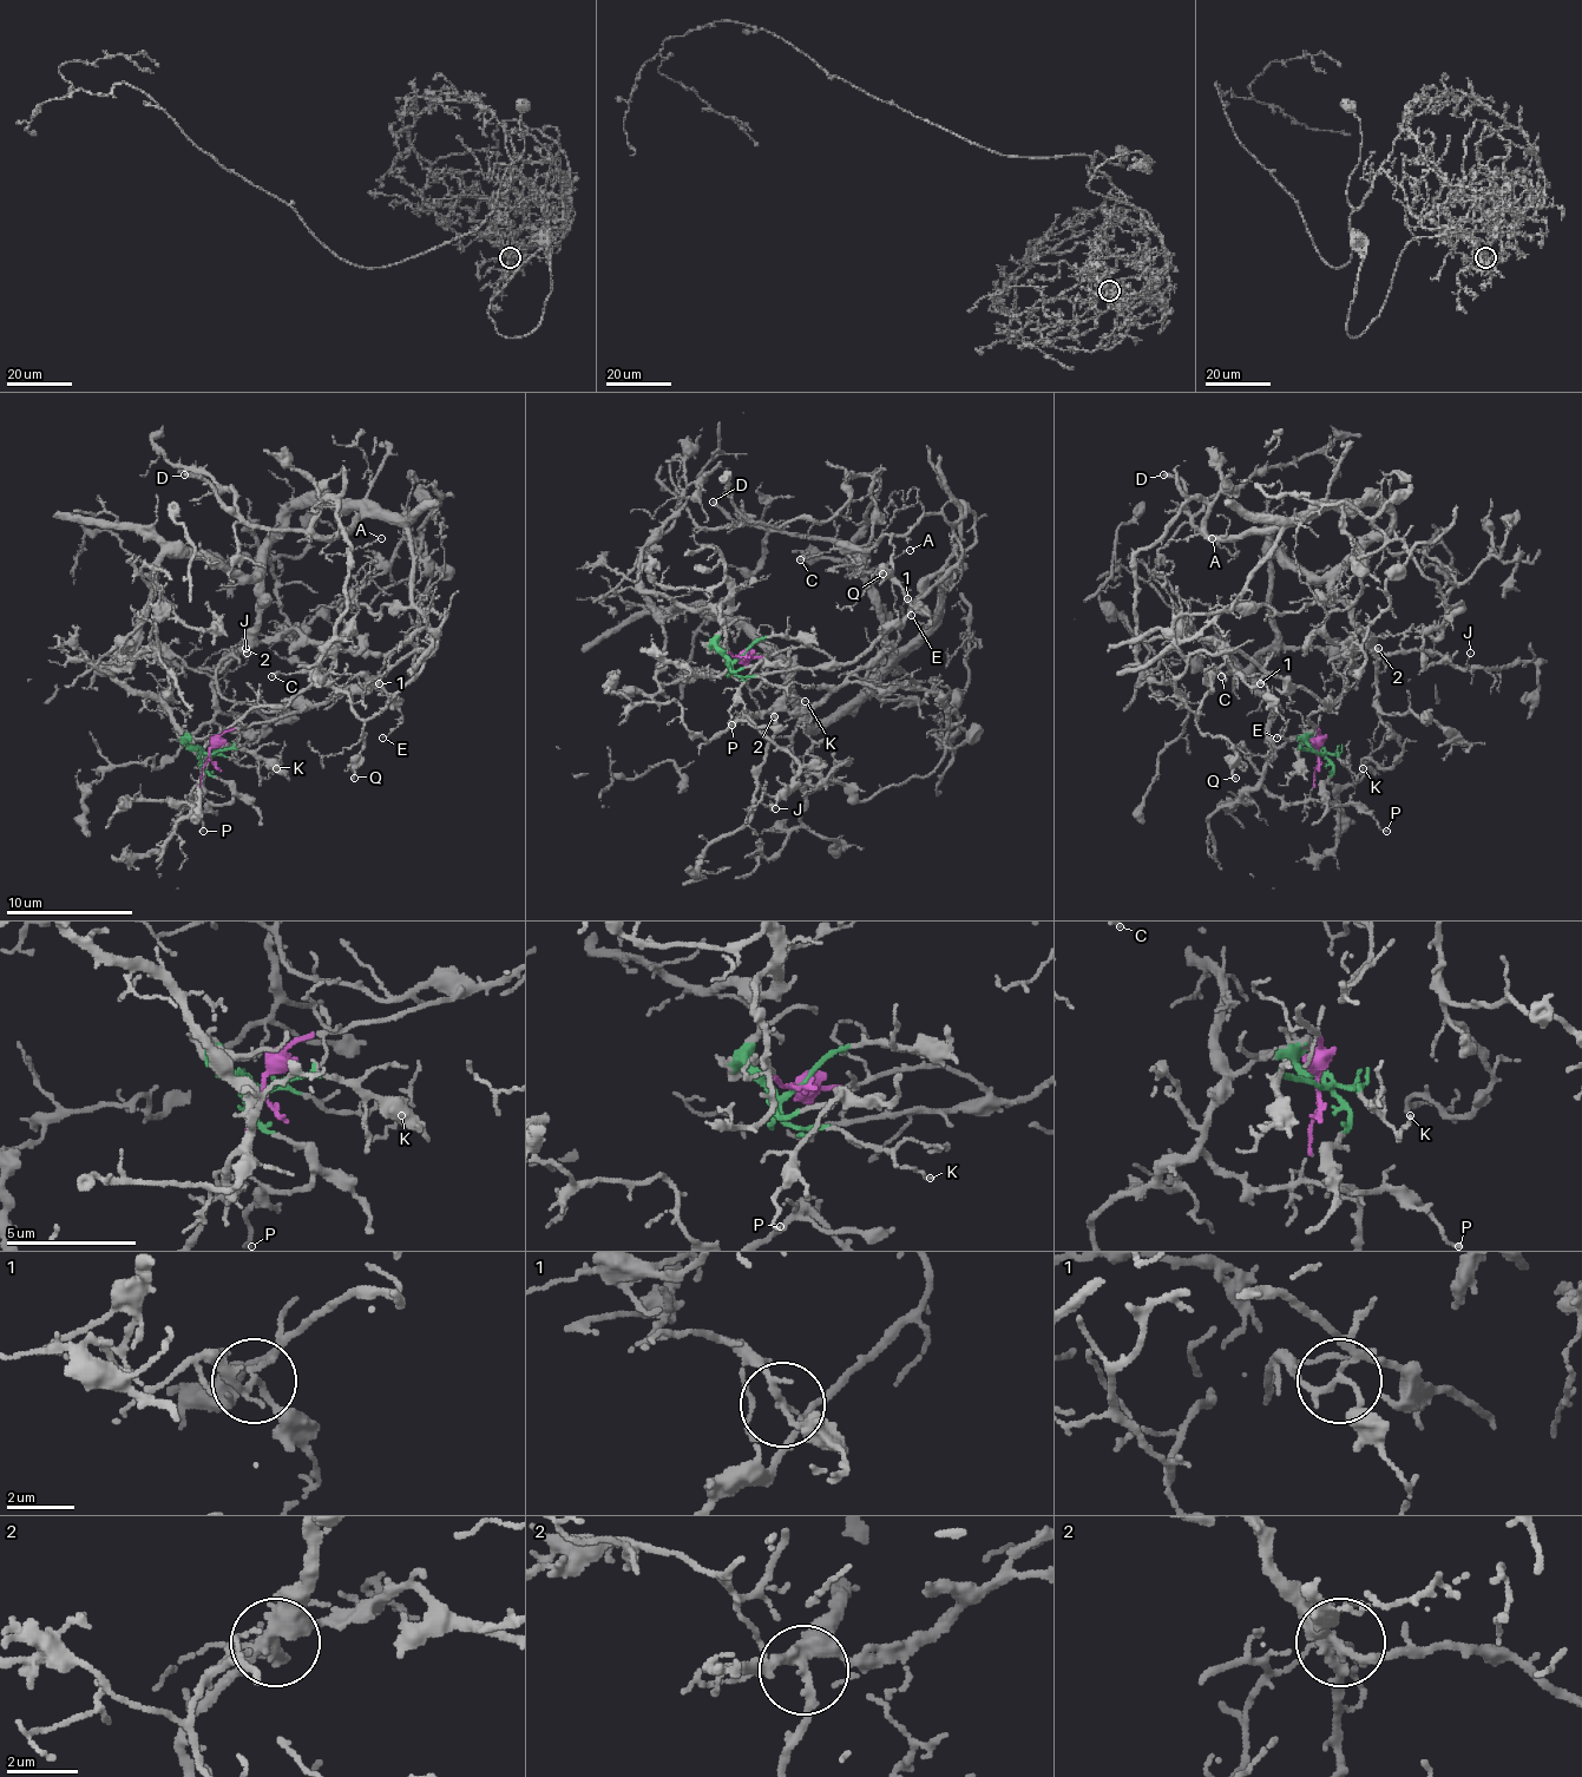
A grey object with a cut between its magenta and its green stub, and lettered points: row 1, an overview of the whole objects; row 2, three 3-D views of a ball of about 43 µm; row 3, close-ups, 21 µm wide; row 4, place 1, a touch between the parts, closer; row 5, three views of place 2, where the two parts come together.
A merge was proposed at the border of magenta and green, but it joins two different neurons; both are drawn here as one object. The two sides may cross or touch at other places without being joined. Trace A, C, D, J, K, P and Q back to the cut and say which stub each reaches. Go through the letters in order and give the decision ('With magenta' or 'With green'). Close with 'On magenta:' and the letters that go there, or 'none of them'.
A: With green
C: With magenta
D: With green
J: With green
K: With green
P: With green
Q: With magenta
On magenta: C, Q

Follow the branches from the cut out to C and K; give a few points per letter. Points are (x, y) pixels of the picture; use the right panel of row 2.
C: (1318, 753), (1307, 717), (1324, 706), (1238, 651), (1198, 651), (1175, 693), (1198, 717), (1209, 674), (1222, 676)
K: (1320, 753), (1337, 756), (1358, 778), (1361, 768)

